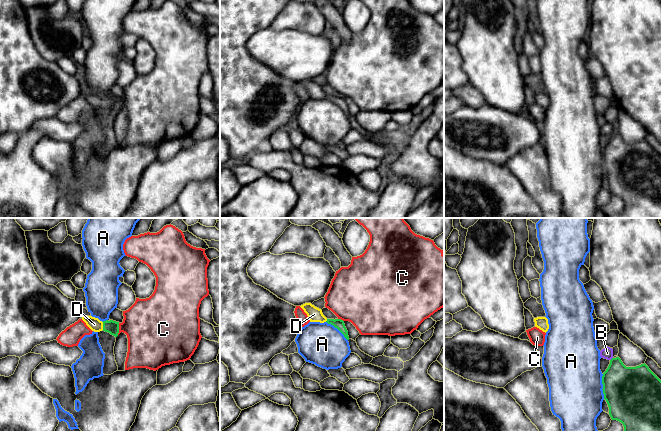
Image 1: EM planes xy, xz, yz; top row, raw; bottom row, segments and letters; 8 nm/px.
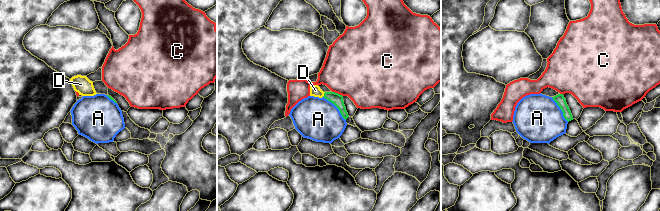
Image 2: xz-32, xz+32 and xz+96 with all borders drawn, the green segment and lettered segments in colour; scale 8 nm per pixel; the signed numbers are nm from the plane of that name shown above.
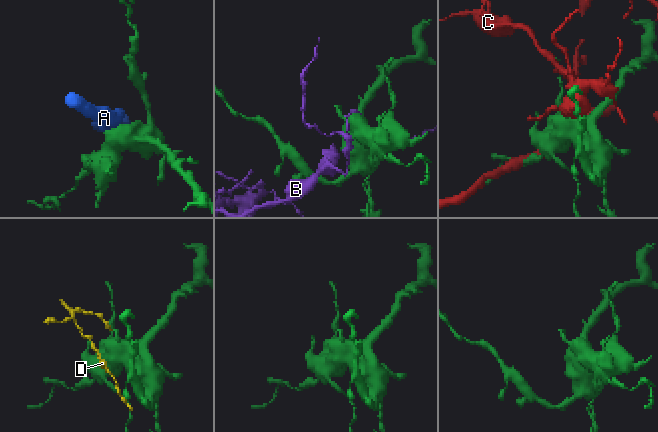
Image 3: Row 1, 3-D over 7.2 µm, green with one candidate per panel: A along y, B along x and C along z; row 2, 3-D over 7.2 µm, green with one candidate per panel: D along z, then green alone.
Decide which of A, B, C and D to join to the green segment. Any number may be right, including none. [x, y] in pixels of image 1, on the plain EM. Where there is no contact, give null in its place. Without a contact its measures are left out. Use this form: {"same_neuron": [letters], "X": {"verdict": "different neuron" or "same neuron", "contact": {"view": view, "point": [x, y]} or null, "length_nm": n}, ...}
{"same_neuron": ["D"], "A": {"verdict": "different neuron", "contact": {"view": "yz", "point": [603, 162]}, "length_nm": 200}, "B": {"verdict": "different neuron", "contact": {"view": "yz", "point": [611, 135]}, "length_nm": 40}, "C": {"verdict": "different neuron", "contact": {"view": "xy", "point": [118, 105]}, "length_nm": 100}, "D": {"verdict": "same neuron", "contact": {"view": "xy", "point": [103, 102]}, "length_nm": 60}}

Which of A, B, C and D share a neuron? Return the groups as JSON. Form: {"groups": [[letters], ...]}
{"groups": [["A"], ["B"], ["C"], ["D"]]}

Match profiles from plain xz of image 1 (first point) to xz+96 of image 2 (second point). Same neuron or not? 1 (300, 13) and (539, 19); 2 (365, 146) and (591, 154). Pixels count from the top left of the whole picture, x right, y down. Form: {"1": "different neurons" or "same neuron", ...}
{"1": "different neurons", "2": "same neuron"}

